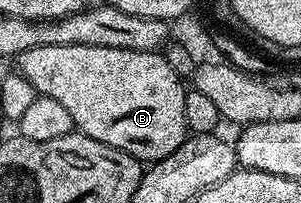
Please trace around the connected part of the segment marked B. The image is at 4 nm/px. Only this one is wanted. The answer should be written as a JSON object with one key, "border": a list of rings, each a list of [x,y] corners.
{"border":[[[38,46],[18,55],[18,62],[18,73],[33,84],[36,95],[57,100],[67,109],[69,116],[73,116],[78,133],[138,158],[140,163],[160,162],[165,156],[177,152],[179,145],[188,137],[184,79],[167,63],[162,53],[100,46]]]}

